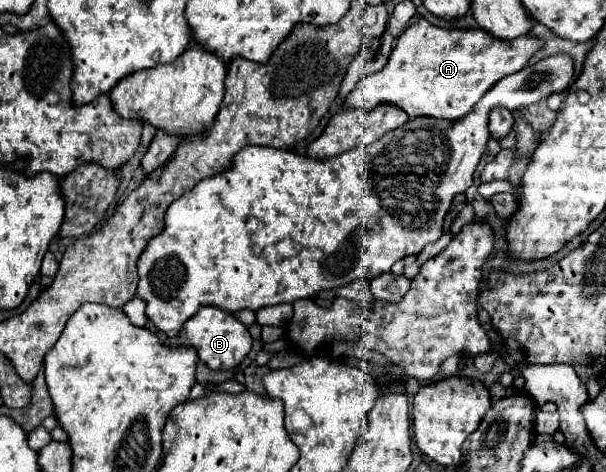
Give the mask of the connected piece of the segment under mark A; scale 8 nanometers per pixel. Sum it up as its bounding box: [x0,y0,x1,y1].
[344,17,544,119]

